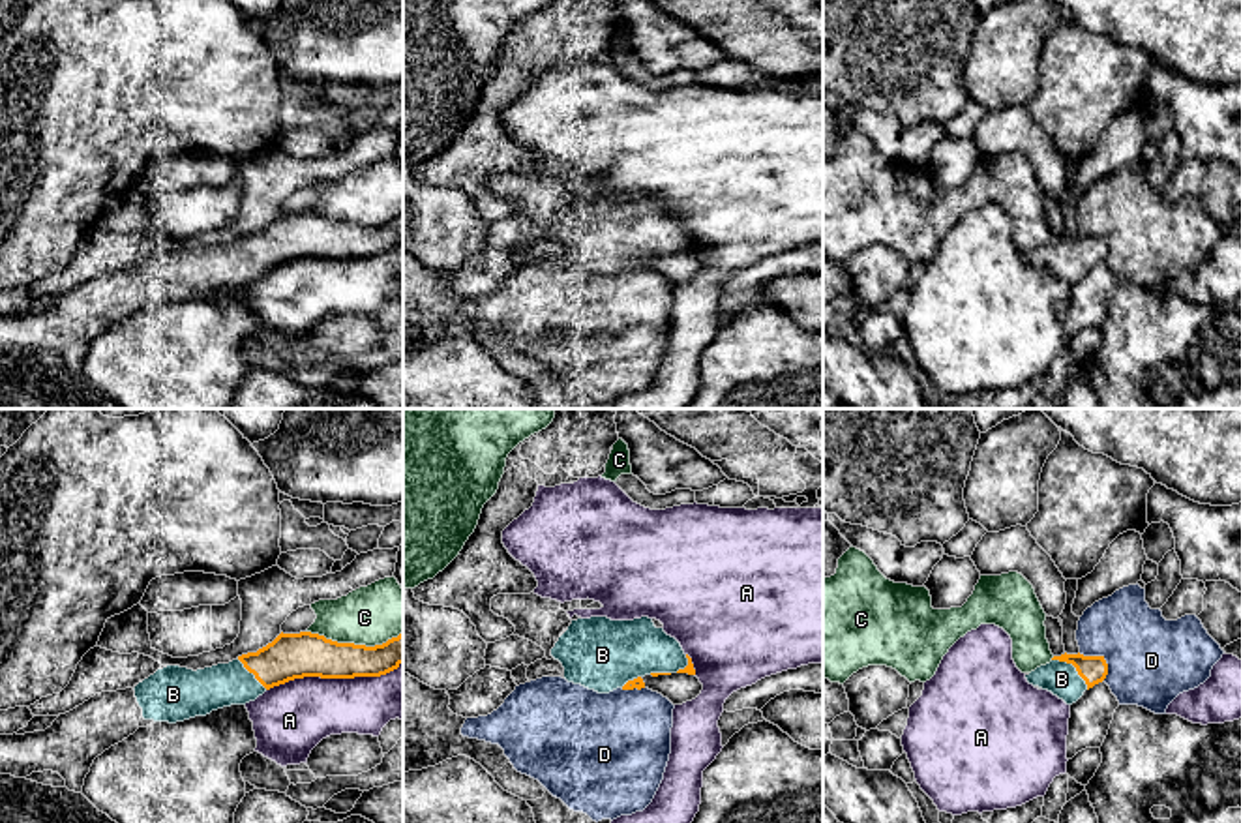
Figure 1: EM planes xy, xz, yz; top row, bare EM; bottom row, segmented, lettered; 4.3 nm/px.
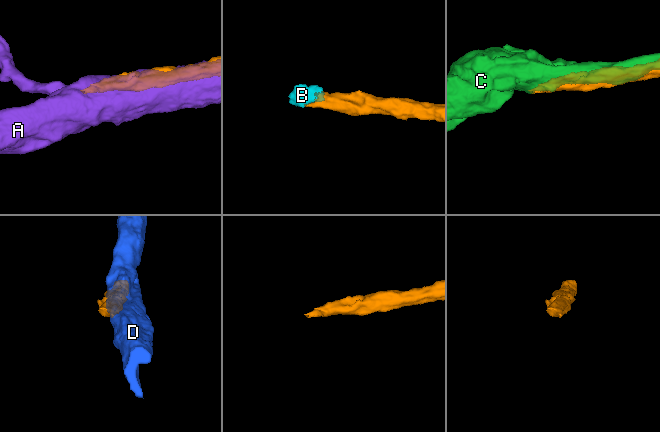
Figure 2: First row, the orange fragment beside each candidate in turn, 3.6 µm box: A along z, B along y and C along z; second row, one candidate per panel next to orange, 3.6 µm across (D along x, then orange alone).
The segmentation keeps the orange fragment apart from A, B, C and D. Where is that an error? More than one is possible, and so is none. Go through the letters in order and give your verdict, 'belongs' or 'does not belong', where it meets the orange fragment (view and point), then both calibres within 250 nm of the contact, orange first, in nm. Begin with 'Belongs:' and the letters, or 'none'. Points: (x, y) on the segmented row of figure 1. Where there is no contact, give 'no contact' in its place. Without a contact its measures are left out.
Belongs: B
A: does not belong | xy (334, 677) | 200/300 nm
B: belongs | yz (1075, 666) | 120/150 nm
C: does not belong | xy (353, 643) | 190/260 nm
D: does not belong | yz (1101, 657) | 120/380 nm

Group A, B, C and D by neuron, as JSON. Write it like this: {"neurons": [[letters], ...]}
{"neurons": [["A"], ["B"], ["C"], ["D"]]}

